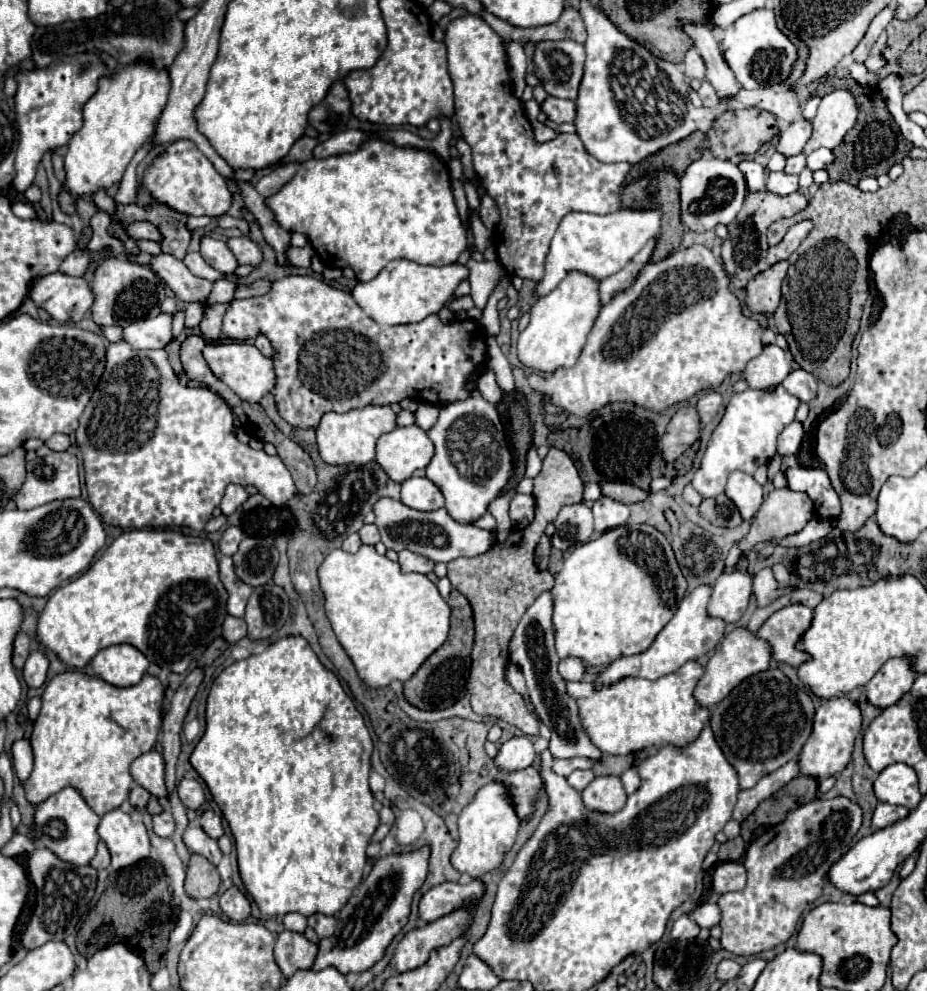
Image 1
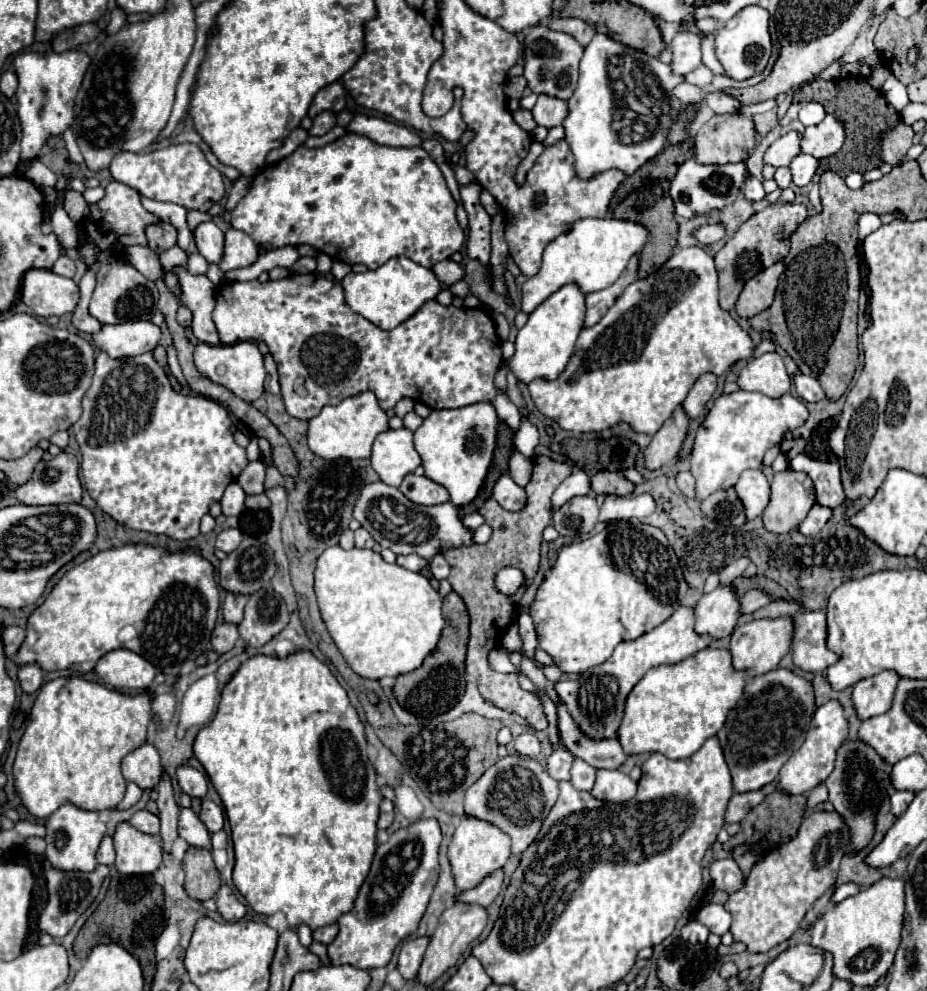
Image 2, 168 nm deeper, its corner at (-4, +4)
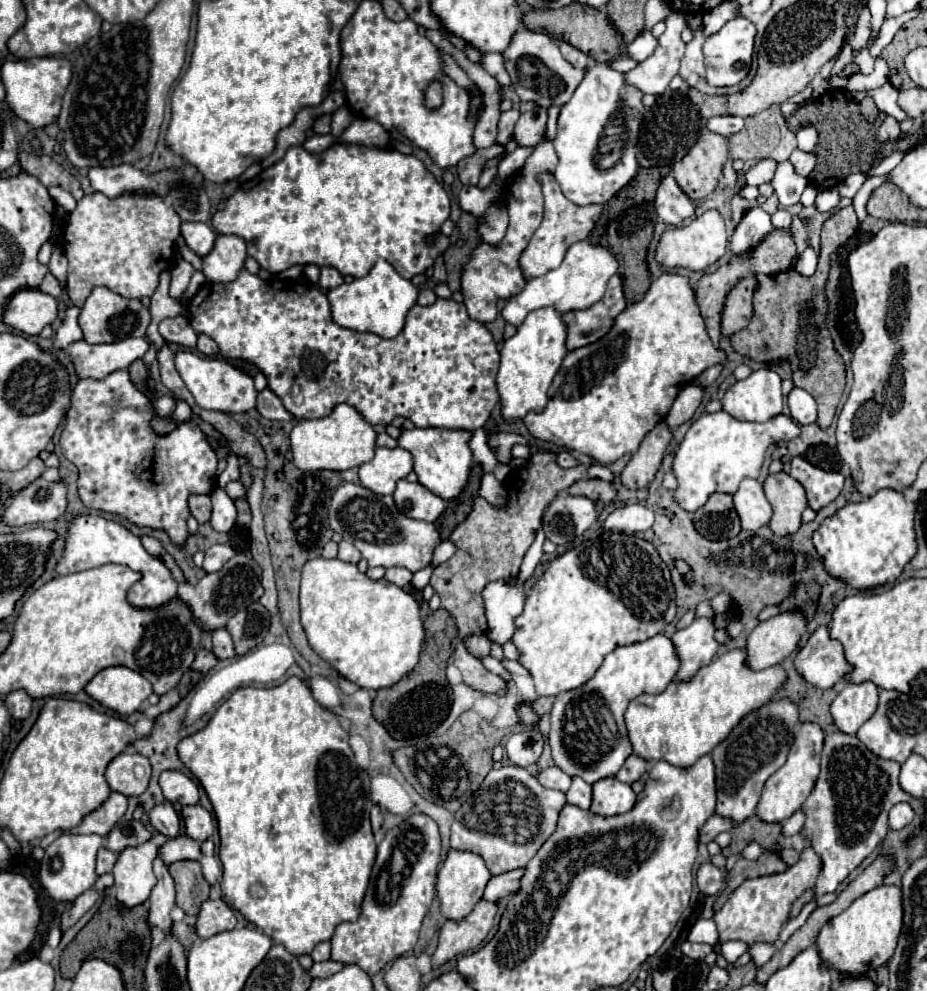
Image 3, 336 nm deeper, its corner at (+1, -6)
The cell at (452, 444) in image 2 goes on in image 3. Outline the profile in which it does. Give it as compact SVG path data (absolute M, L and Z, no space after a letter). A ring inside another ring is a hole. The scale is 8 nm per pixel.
M402 429L398 445L410 451L418 481L438 497L450 501L460 495L470 475L472 465L472 451L468 447L470 435L472 433L468 431L448 431L448 429Z

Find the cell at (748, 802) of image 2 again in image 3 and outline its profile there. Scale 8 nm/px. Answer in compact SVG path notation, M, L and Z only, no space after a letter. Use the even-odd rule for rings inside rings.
M712 815L698 831L698 843L708 843L712 841L718 833L722 831L730 831L734 827L734 823L730 819L724 819L724 817L718 817L718 815Z

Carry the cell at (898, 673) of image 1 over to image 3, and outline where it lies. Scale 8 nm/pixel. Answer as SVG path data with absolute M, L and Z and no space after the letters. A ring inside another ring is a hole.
M870 681L866 683L846 683L830 705L834 725L848 735L854 735L876 711L878 707L878 687Z

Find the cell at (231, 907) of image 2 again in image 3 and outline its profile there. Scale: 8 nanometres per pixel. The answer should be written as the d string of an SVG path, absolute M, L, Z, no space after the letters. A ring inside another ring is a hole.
M206 901L198 913L198 919L196 919L196 935L200 939L206 939L206 937L212 937L216 933L222 933L222 931L230 931L236 927L236 917L232 913L232 909L222 901Z

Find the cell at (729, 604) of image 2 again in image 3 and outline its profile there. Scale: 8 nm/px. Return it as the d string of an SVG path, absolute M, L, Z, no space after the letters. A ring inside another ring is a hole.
M702 617L694 621L690 627L670 637L670 641L674 643L674 651L680 659L680 667L672 681L690 681L700 667L712 661L720 647L714 641L714 631L714 625Z

